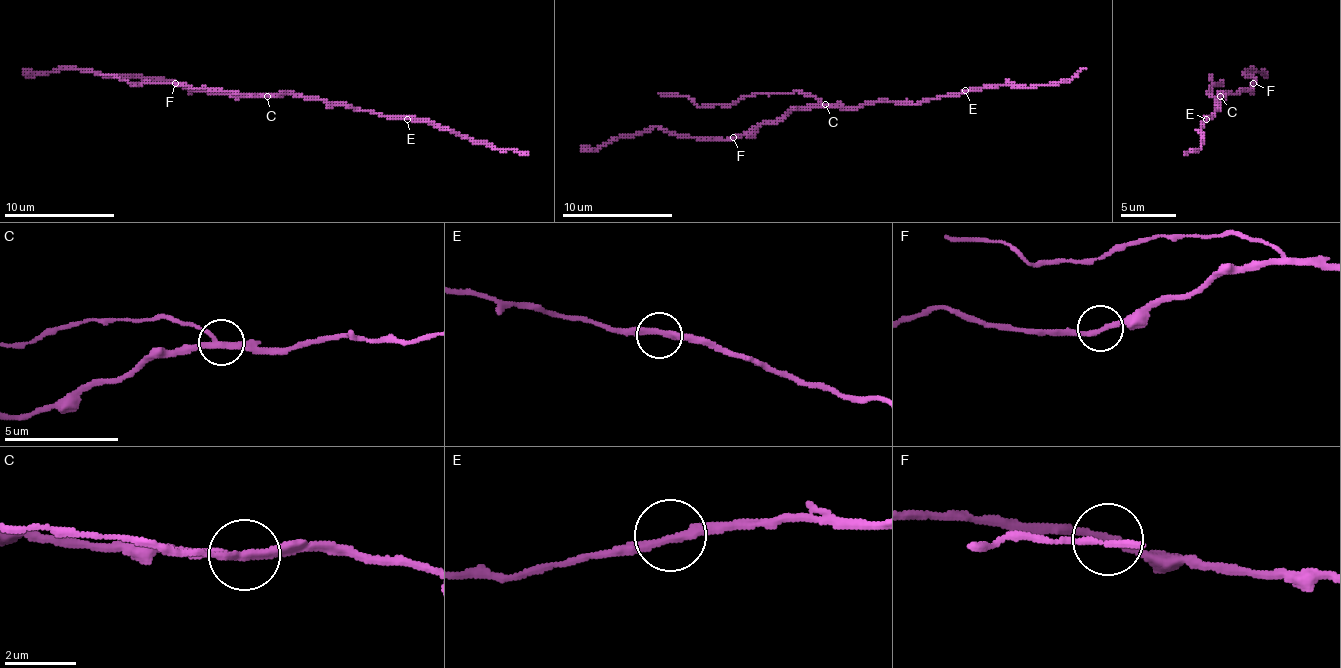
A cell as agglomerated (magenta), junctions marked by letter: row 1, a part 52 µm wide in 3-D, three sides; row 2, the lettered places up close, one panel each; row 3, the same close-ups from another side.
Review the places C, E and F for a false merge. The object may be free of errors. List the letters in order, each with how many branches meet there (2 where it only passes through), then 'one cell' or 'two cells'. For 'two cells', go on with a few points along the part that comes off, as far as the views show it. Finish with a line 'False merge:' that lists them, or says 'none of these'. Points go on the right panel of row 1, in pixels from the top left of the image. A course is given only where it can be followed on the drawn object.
C: branches 3; two cells; course (1220, 97), (1206, 94), (1209, 88), (1223, 83), (1212, 80), (1209, 75)
E: branches 2; one cell
F: branches 2; one cell
False merge: C

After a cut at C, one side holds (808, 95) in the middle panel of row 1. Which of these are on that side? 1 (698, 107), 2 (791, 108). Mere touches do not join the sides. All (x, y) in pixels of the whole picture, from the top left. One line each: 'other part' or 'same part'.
1: same part
2: other part

